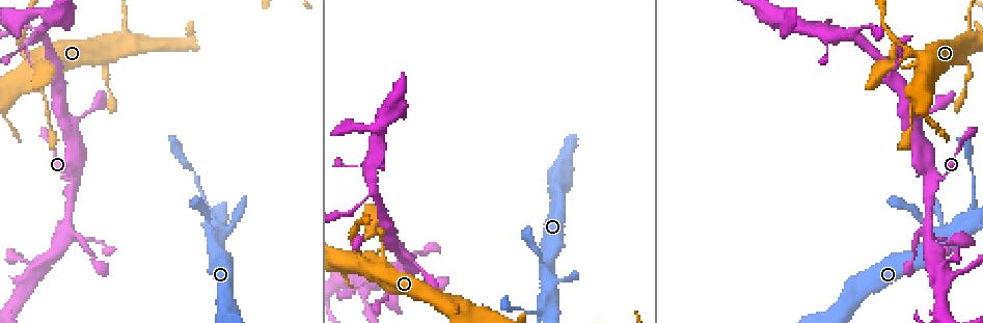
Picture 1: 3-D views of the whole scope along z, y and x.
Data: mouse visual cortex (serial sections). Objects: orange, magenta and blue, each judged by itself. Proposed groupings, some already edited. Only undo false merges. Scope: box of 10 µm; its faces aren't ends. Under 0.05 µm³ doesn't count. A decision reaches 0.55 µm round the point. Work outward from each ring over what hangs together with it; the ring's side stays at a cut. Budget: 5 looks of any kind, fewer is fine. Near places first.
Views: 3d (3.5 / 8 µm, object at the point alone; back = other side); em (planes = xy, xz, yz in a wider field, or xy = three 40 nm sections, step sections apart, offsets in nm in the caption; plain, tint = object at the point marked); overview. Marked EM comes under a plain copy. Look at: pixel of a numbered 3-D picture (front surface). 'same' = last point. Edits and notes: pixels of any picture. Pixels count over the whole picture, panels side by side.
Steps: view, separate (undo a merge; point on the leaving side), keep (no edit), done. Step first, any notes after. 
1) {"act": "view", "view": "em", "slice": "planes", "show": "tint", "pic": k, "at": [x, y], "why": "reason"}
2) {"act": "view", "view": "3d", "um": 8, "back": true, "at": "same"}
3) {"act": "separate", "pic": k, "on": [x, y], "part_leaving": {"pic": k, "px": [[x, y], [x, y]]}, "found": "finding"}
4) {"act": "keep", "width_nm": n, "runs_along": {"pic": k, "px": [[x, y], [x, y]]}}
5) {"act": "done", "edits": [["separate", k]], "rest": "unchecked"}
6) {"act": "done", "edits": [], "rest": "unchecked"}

{"act": "view", "view": "3d", "um": 3.5, "pic": 1, "at": [217, 222], "why": "thick turns thin"}

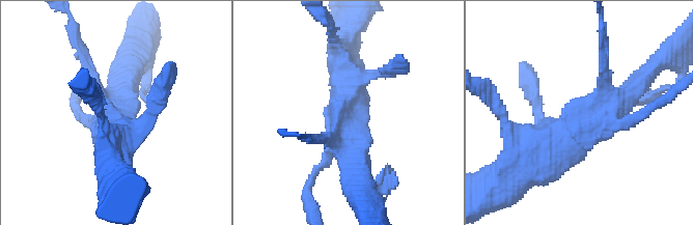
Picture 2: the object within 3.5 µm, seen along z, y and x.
{"act": "view", "view": "em", "slice": "xy", "step": 3, "show": "tint", "pic": 2, "at": [112, 119]}

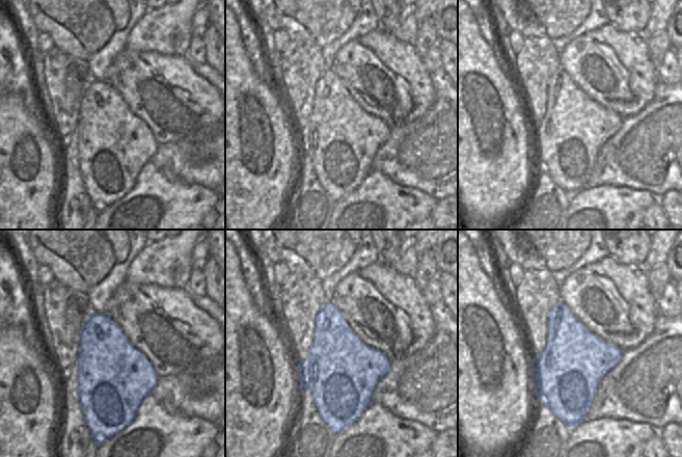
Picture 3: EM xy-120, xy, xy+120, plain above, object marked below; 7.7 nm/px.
{"act": "keep", "runs_along": {"pic": 2, "px": [[536, 156], [603, 114], [605, 66]]}, "found": "all the same cell"}

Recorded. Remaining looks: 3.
{"act": "view", "view": "3d", "um": 3.5, "pic": 1, "at": [929, 60], "why": "abrupt turn"}

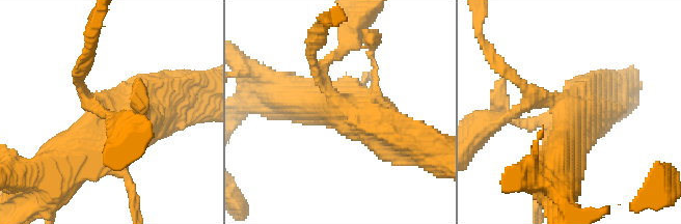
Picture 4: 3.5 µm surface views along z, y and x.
{"act": "view", "view": "em", "slice": "xy", "step": 3, "show": "tint", "pic": 4, "at": [341, 106]}

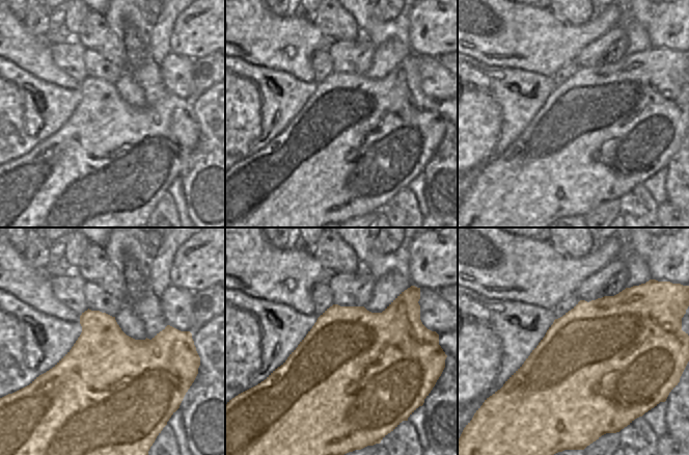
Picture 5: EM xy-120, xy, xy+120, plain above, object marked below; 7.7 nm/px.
{"act": "keep", "runs_along": {"pic": 4, "px": [[184, 96], [70, 163]]}, "found": "all the same cell"}

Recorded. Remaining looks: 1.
{"act": "done", "edits": [], "rest": "unchecked"}

